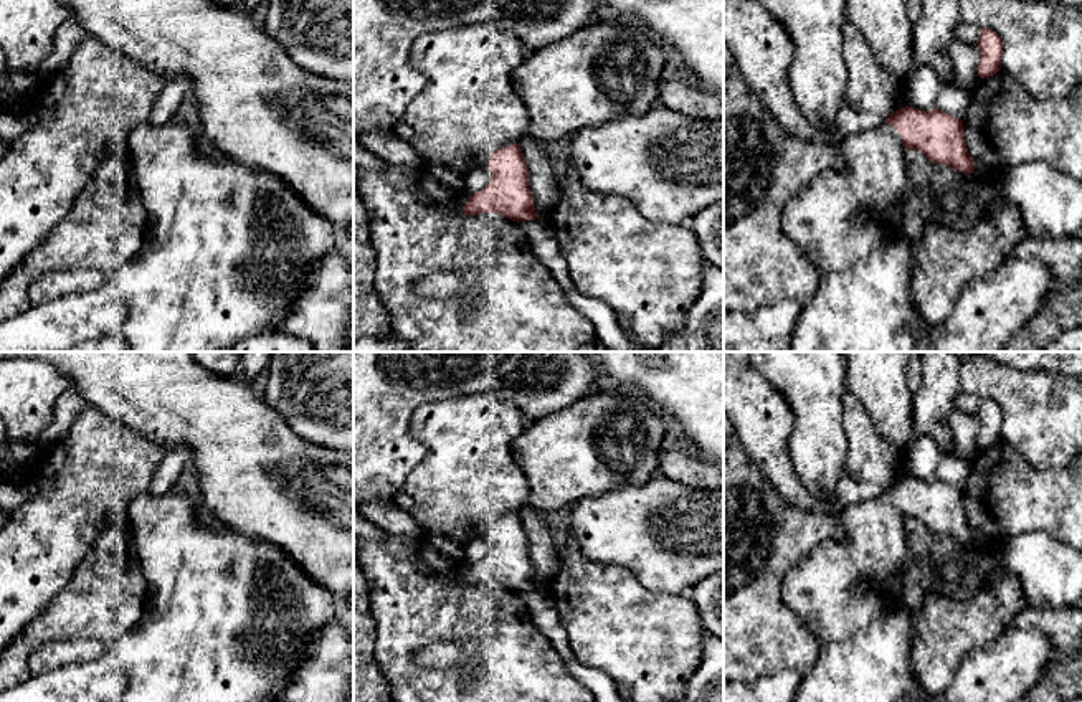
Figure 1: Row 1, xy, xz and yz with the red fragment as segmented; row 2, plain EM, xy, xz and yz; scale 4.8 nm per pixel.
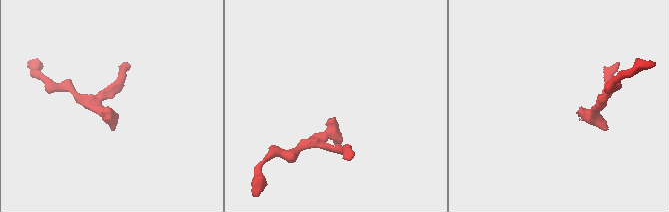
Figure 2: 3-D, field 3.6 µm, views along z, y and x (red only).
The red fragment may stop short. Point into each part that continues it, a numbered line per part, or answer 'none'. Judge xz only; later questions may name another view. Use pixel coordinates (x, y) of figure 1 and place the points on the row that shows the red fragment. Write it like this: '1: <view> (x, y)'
1: xz (602, 71)

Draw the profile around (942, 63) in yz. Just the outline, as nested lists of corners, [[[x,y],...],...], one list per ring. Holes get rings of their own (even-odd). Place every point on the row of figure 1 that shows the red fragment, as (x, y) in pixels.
[[[947,51],[933,55],[928,64],[938,73],[943,84],[953,84],[953,63]]]

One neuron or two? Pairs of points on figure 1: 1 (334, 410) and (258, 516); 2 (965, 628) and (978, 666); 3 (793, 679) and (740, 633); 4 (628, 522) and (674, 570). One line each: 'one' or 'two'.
1: two
2: two
3: two
4: one

